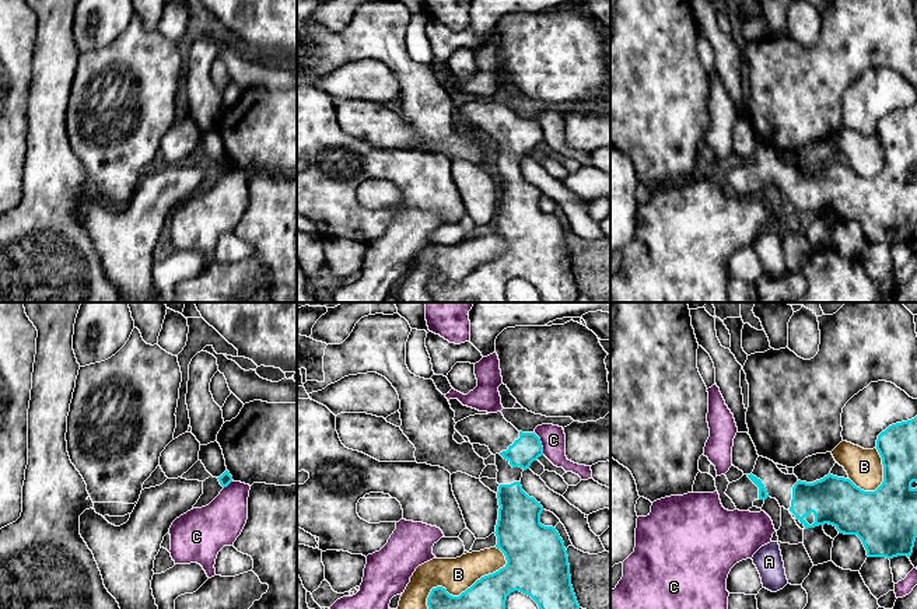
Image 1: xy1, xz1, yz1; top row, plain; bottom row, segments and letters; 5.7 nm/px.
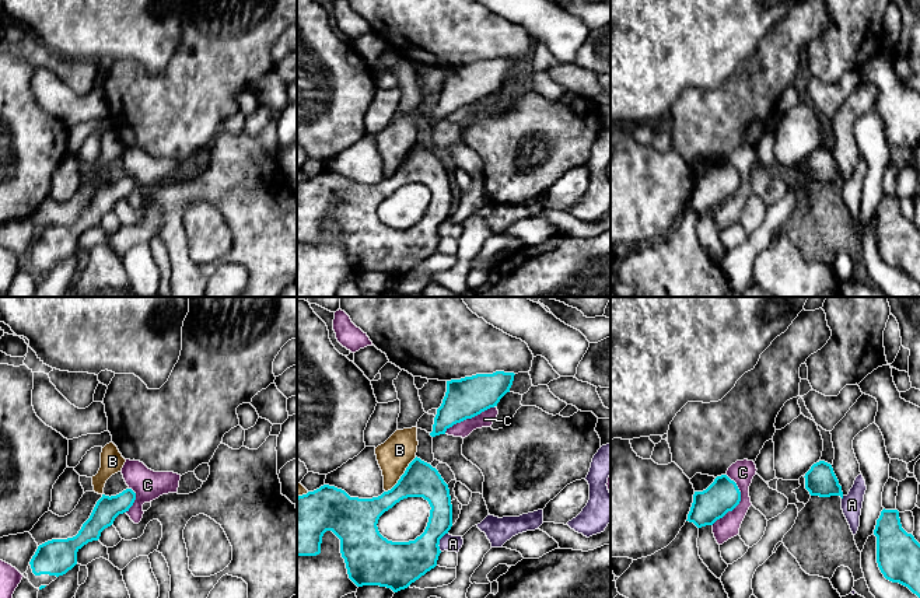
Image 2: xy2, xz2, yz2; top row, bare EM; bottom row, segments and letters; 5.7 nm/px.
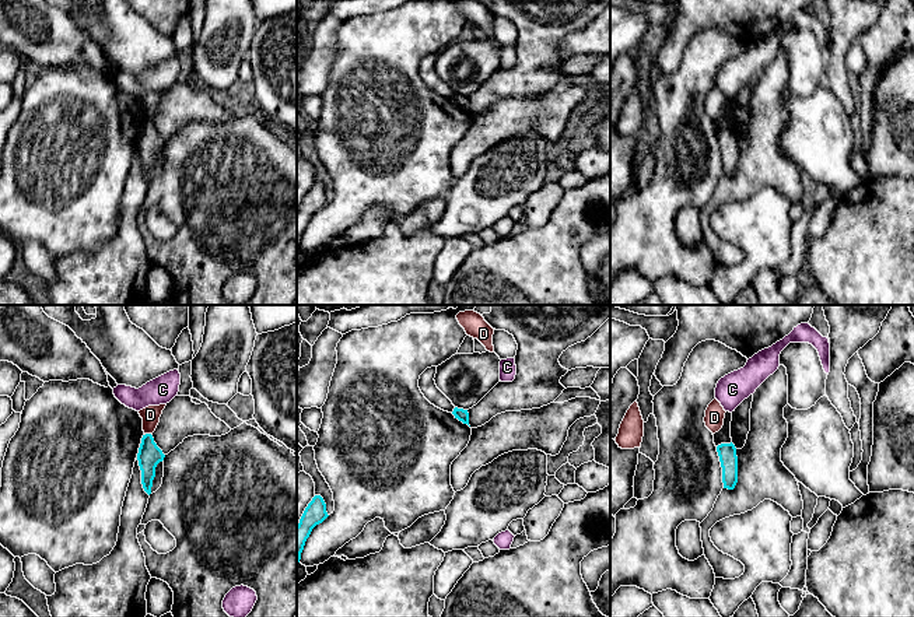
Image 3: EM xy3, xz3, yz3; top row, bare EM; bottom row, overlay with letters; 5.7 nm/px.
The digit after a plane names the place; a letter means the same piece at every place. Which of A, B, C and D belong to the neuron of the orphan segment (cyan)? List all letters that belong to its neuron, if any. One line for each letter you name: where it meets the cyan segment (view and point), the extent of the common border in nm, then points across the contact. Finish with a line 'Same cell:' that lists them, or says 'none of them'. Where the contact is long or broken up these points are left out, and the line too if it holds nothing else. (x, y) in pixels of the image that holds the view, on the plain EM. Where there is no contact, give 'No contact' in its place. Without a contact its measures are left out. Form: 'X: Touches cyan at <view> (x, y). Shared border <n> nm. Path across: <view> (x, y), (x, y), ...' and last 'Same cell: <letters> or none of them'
Same cell: none of them

